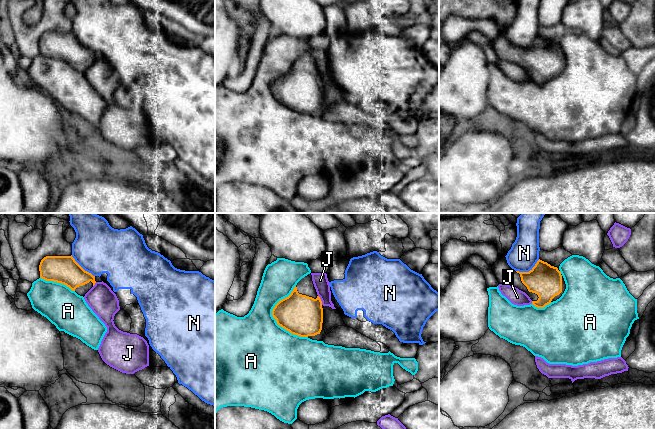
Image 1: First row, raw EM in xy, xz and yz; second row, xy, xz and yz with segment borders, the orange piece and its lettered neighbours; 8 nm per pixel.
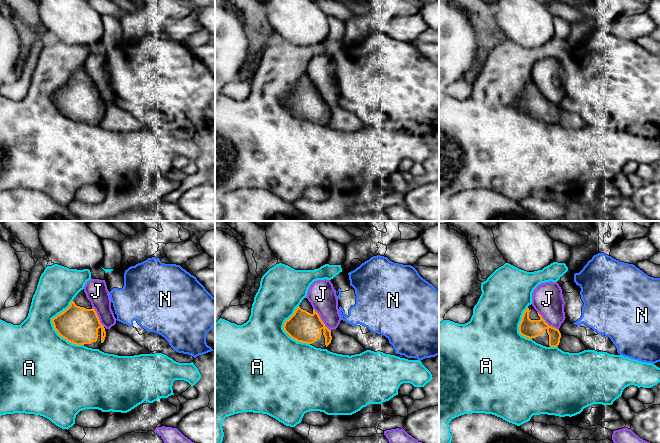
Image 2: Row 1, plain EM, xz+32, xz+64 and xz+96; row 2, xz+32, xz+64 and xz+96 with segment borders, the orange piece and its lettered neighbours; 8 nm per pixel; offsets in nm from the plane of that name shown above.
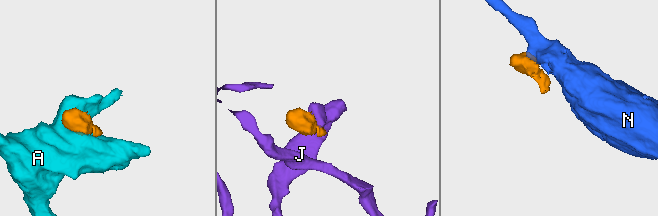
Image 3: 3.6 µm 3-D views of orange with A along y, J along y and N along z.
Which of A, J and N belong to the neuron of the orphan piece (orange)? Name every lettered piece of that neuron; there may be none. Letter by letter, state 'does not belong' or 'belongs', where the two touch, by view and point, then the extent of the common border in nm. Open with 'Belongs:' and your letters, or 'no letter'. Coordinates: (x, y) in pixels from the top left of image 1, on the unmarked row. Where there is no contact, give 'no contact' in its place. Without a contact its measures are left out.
Belongs: no letter
A: does not belong | xz (274, 93) | 440 nm
J: does not belong | xz (320, 76) | 90 nm
N: does not belong | yz (529, 47) | 220 nm

